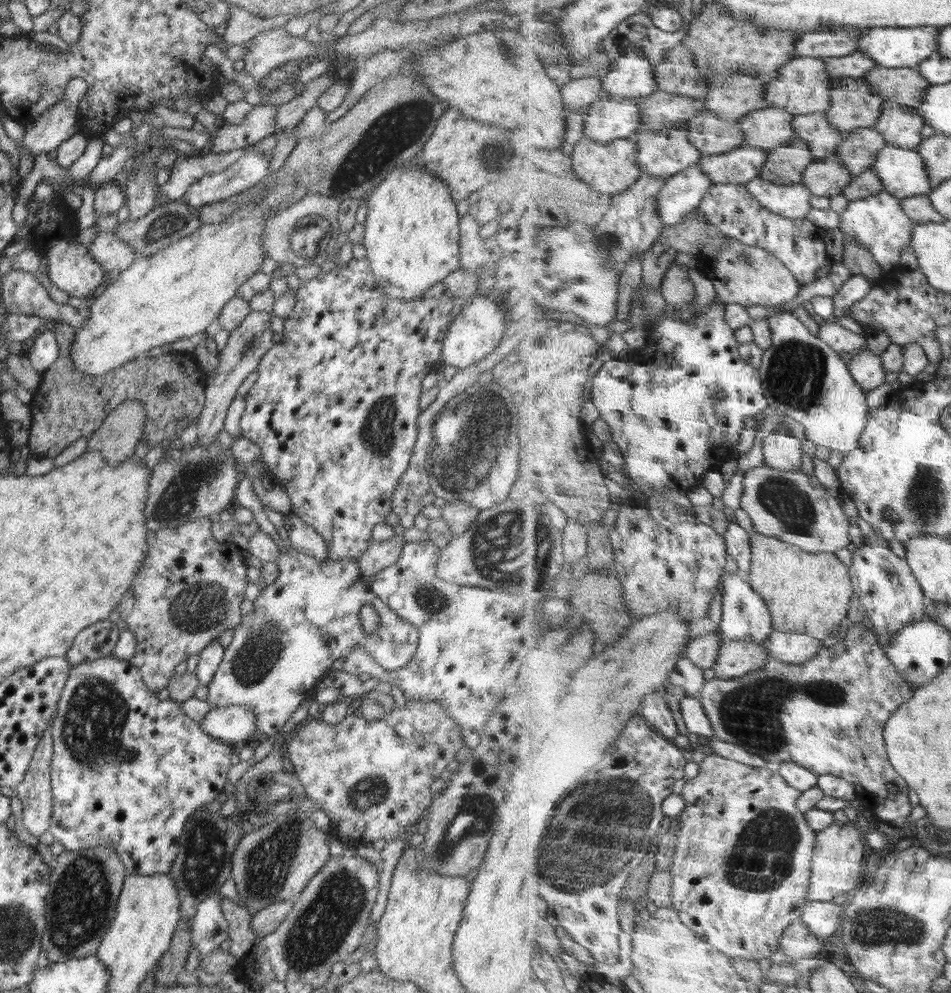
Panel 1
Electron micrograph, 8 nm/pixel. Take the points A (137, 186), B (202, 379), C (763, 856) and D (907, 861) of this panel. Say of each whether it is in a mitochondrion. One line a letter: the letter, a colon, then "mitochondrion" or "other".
A: other
B: other
C: mitochondrion
D: other

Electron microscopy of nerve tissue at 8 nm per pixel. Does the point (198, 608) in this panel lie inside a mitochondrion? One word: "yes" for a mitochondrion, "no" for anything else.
yes

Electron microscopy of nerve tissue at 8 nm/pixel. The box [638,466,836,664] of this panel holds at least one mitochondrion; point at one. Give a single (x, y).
(783, 499)

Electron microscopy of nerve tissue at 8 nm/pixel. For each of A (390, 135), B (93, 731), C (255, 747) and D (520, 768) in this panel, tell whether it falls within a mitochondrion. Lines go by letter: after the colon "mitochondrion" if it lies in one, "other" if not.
A: mitochondrion
B: mitochondrion
C: other
D: other

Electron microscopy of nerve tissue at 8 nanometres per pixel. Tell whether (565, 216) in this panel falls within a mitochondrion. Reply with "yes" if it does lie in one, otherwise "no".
no

